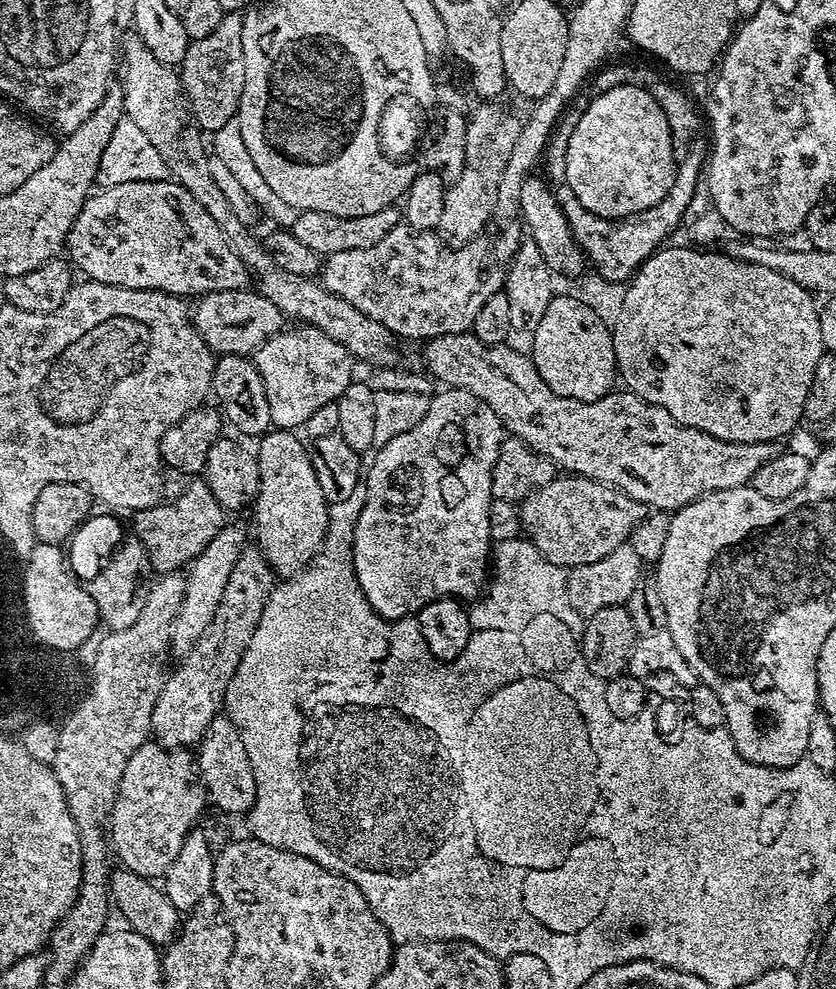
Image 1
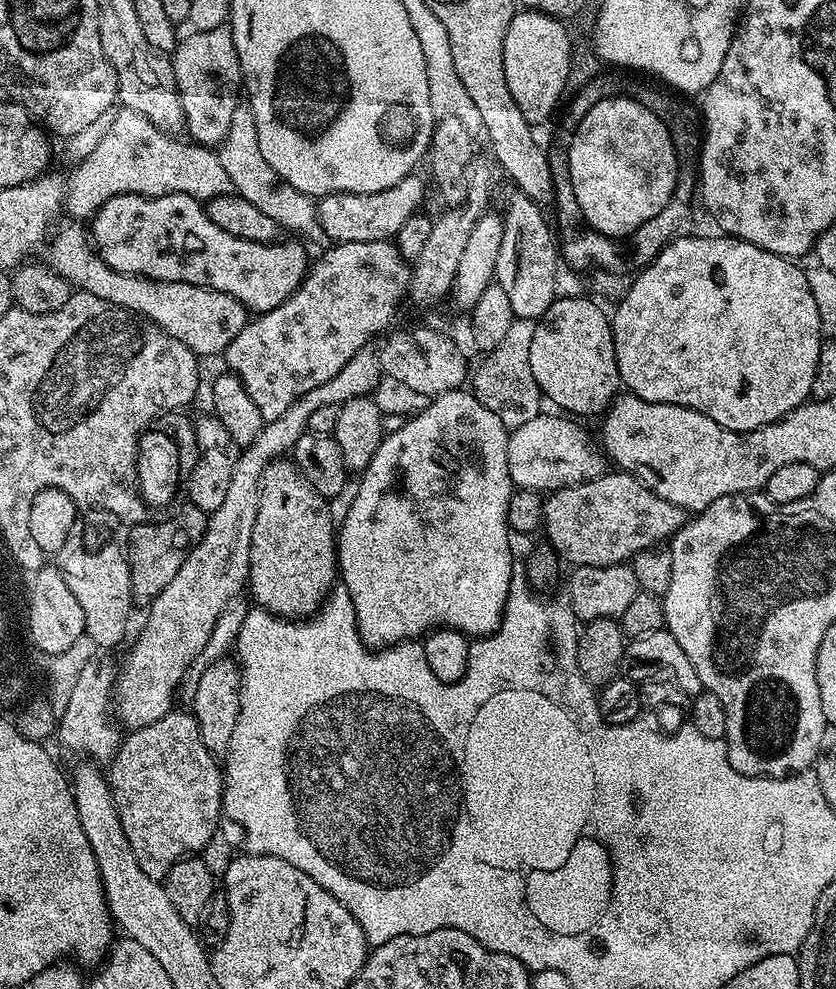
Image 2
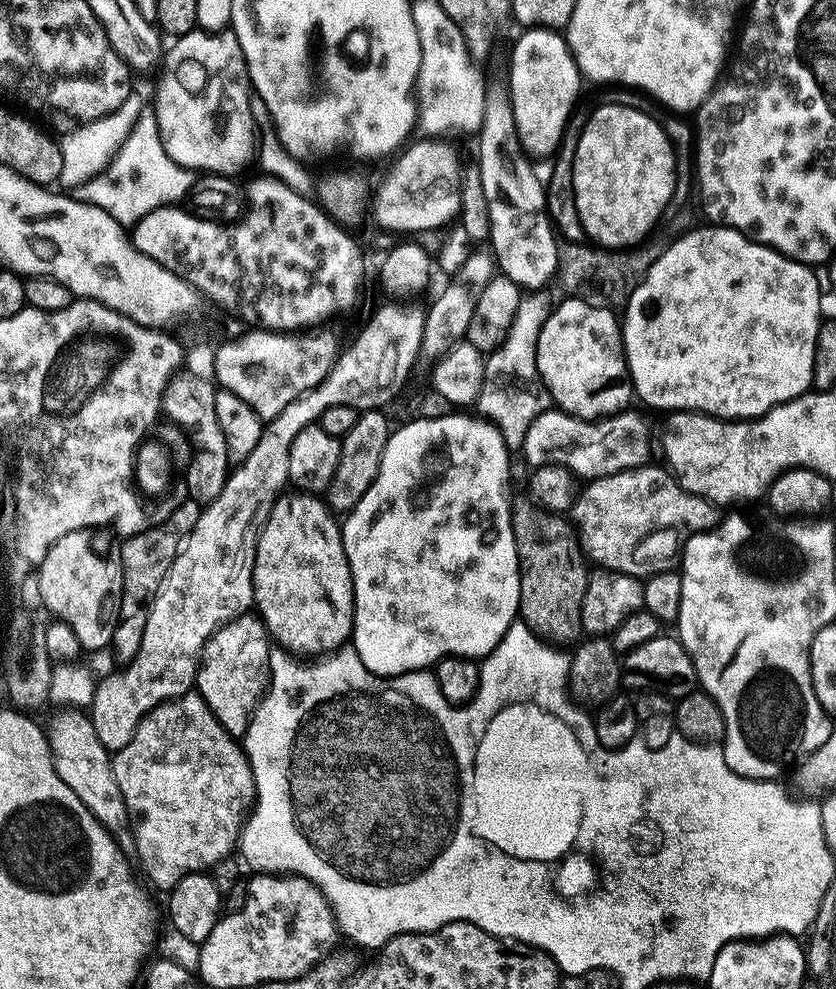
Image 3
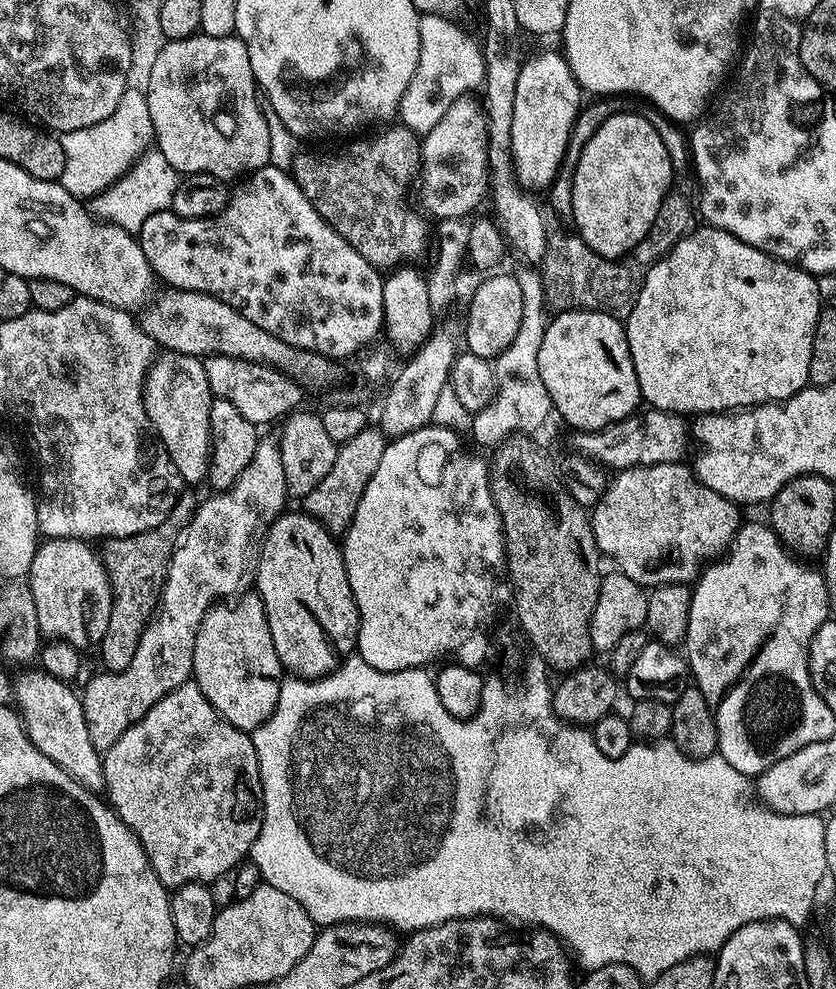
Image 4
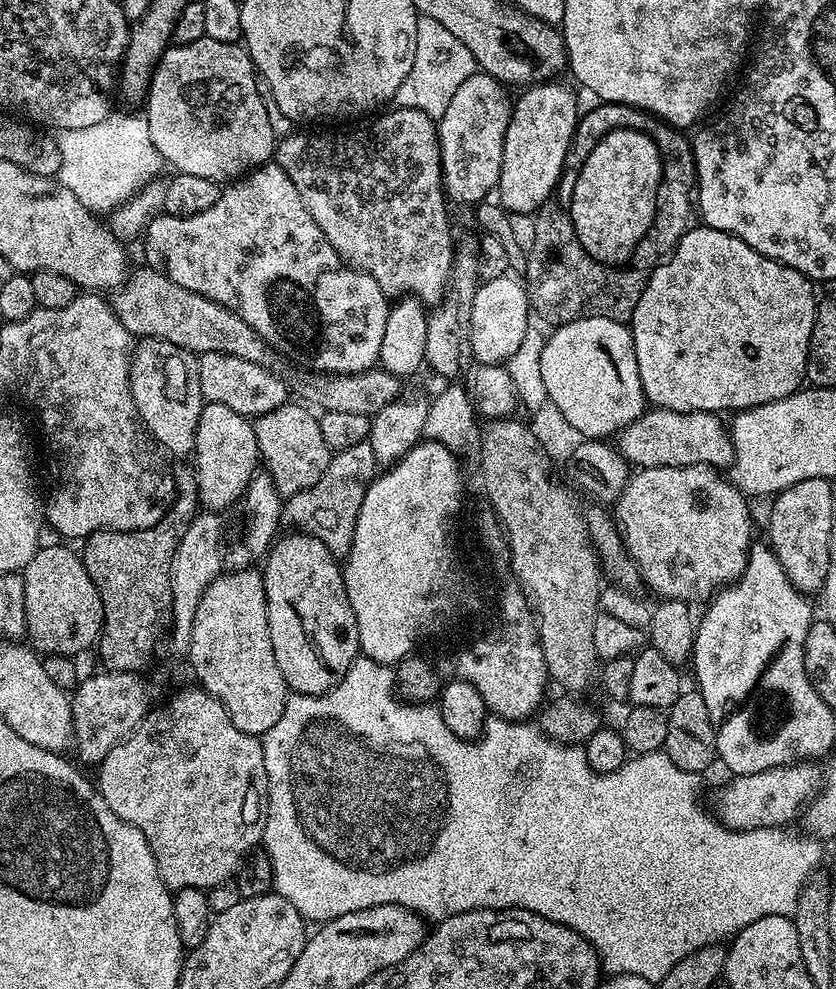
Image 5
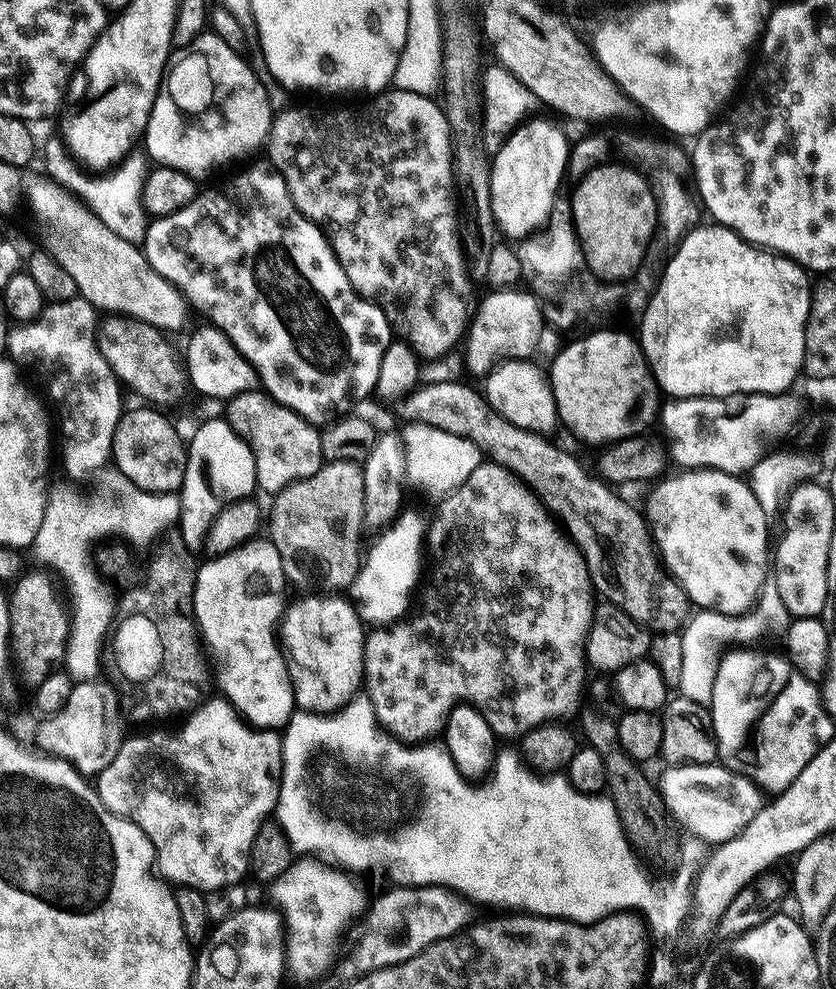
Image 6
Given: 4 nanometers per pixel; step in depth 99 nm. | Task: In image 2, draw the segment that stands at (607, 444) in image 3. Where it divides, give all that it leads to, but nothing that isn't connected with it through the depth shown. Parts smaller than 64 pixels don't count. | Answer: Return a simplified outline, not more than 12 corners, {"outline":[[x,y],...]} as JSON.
{"outline":[[575,419],[511,429],[517,489],[548,494],[604,475],[605,453]]}

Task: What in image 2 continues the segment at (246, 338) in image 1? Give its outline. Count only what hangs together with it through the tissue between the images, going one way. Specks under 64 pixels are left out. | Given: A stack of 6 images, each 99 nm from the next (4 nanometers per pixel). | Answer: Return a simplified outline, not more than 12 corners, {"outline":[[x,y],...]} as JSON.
{"outline":[[72,222],[47,263],[197,357],[250,323],[230,294],[116,272]]}

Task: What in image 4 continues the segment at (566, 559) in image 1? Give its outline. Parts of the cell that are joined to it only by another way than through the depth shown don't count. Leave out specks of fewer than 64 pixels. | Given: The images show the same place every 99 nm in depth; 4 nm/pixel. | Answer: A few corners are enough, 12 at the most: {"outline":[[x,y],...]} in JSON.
{"outline":[[684,462],[625,468],[590,512],[601,557],[688,584],[741,509]]}

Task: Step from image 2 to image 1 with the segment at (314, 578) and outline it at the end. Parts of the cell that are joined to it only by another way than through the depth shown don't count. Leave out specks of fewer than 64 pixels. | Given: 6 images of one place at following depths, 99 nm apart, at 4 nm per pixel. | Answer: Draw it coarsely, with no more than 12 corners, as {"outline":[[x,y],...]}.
{"outline":[[272,430],[254,448],[255,543],[273,573],[324,545],[328,501],[305,441]]}

